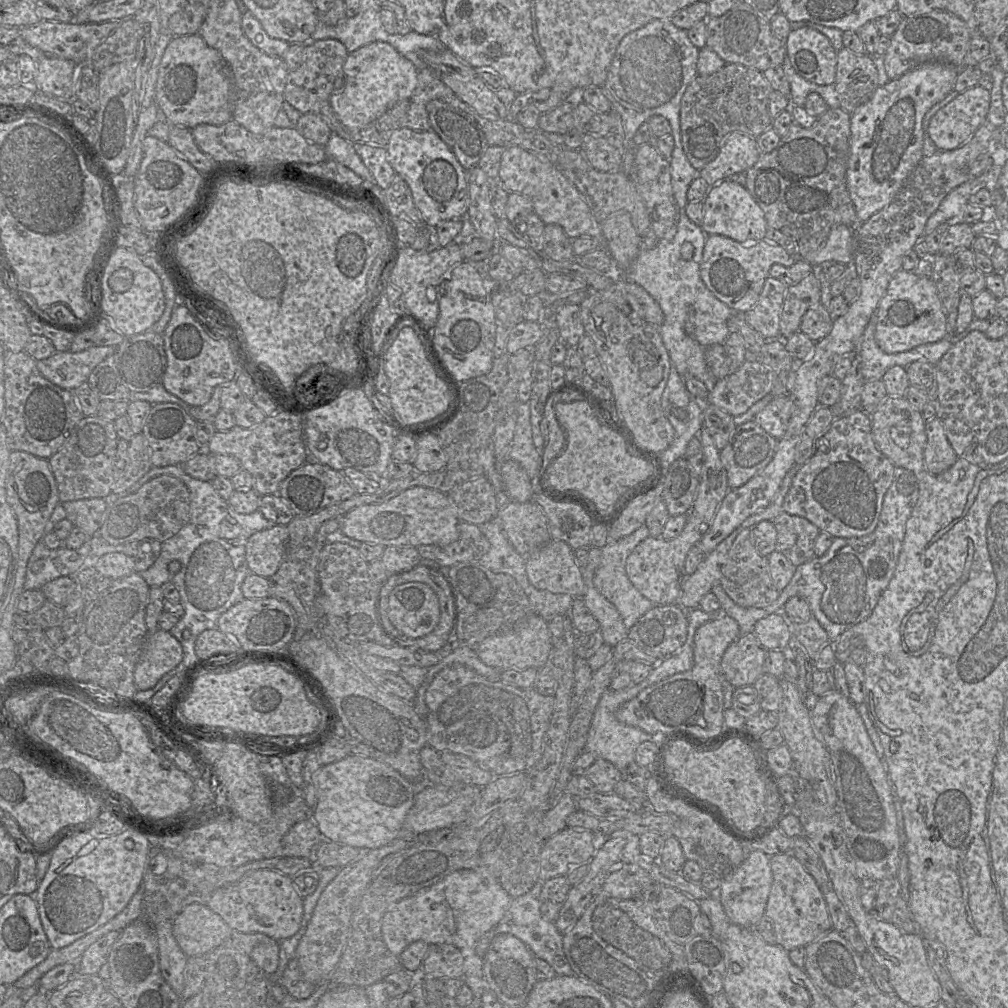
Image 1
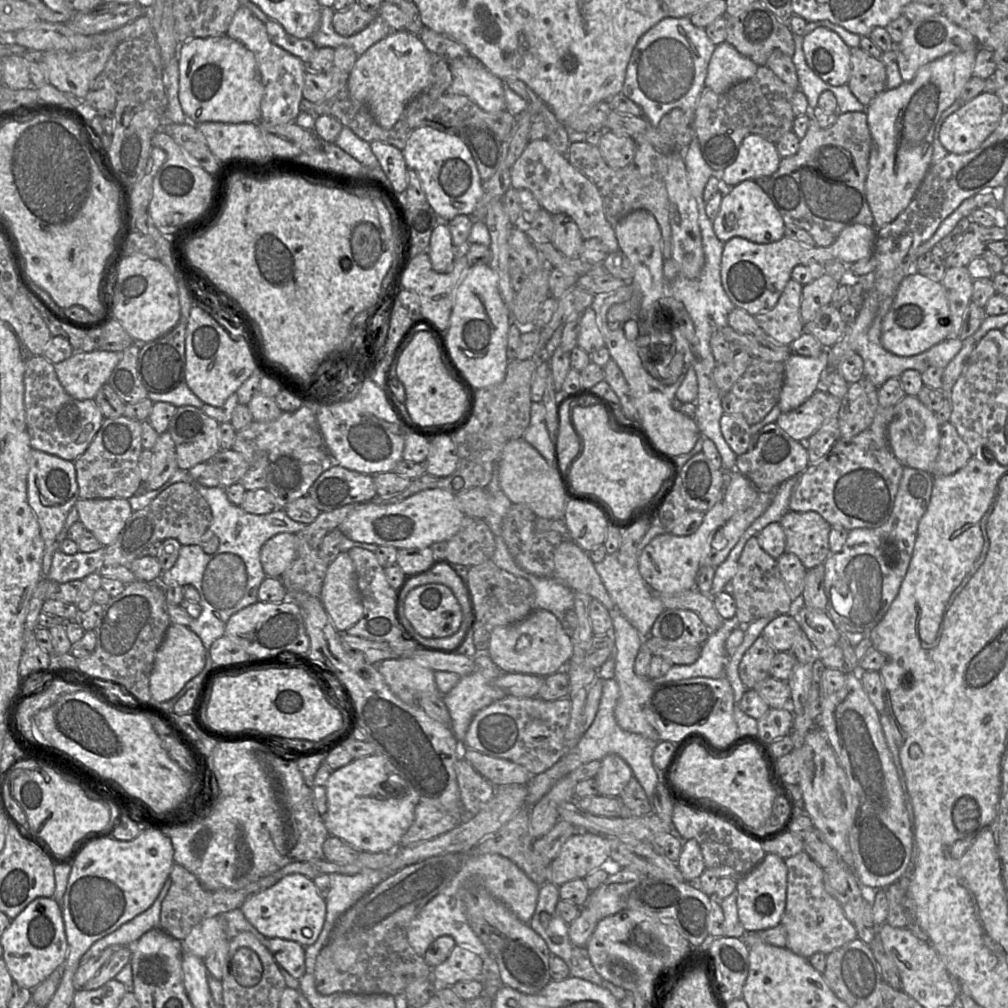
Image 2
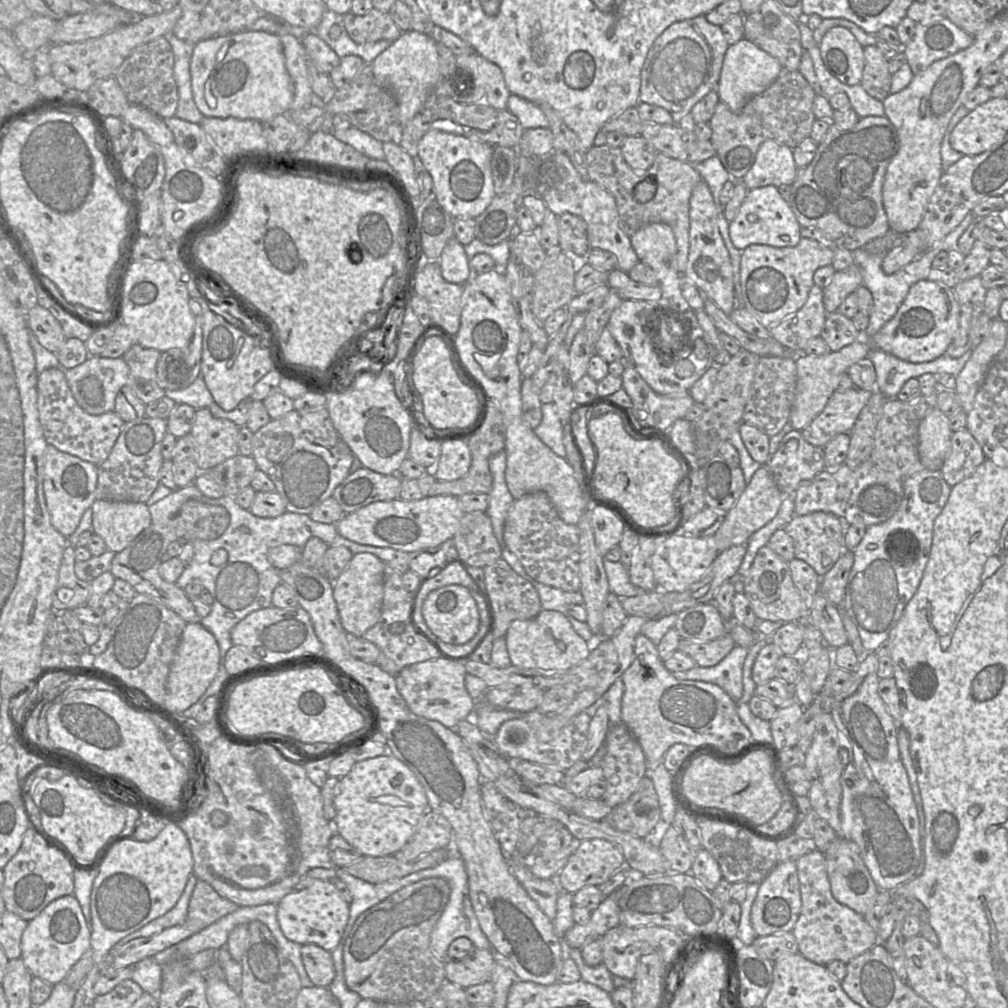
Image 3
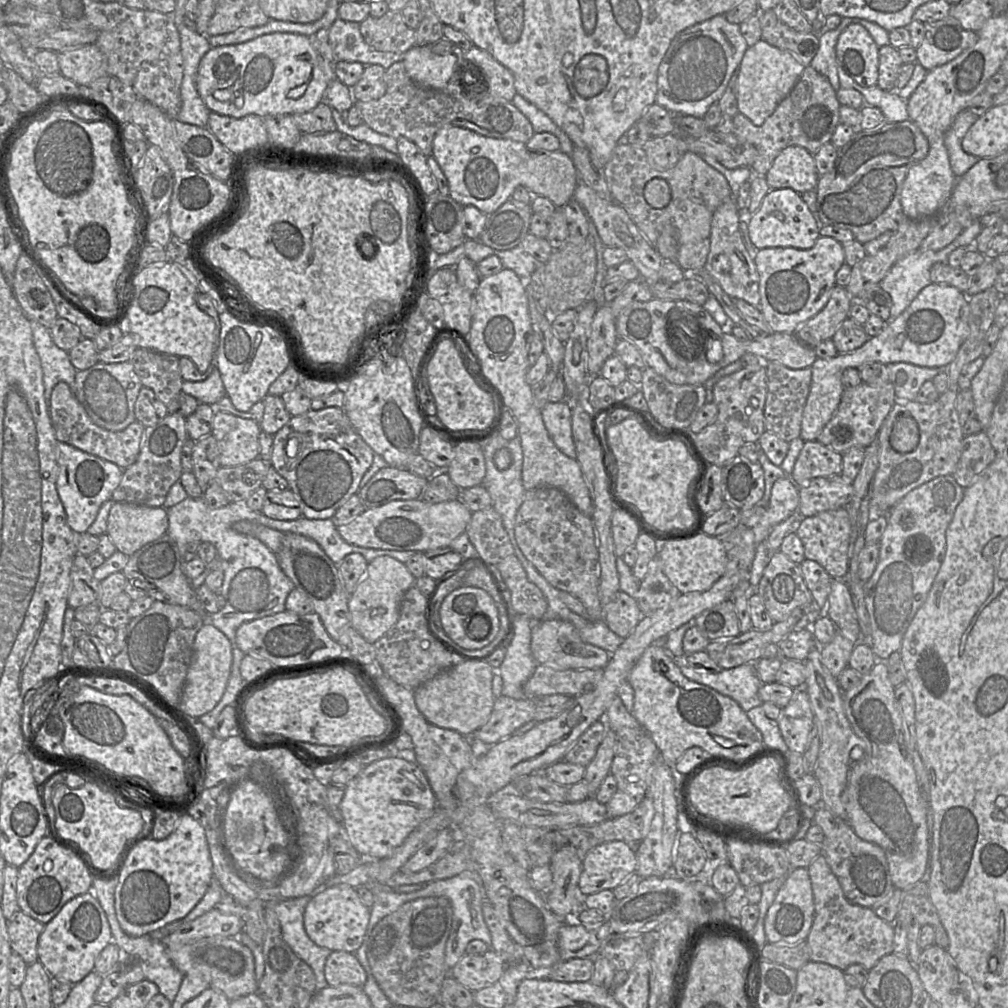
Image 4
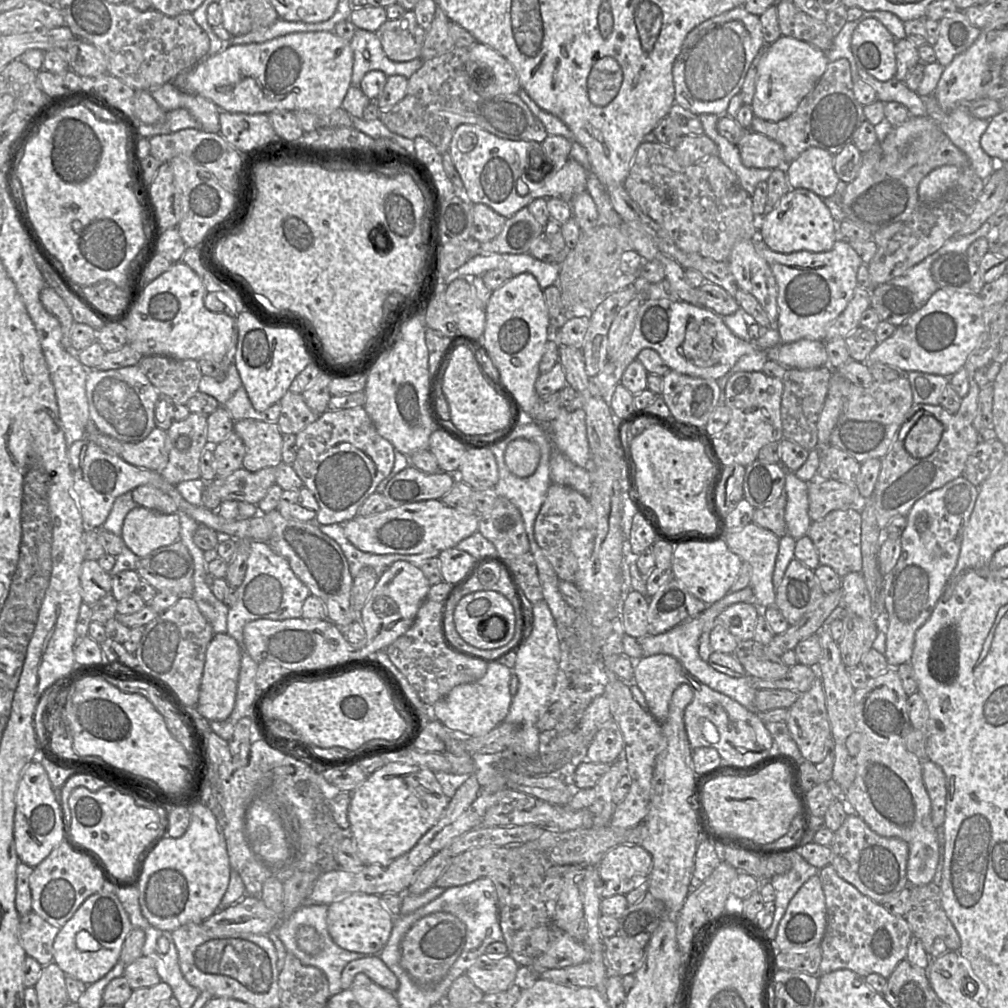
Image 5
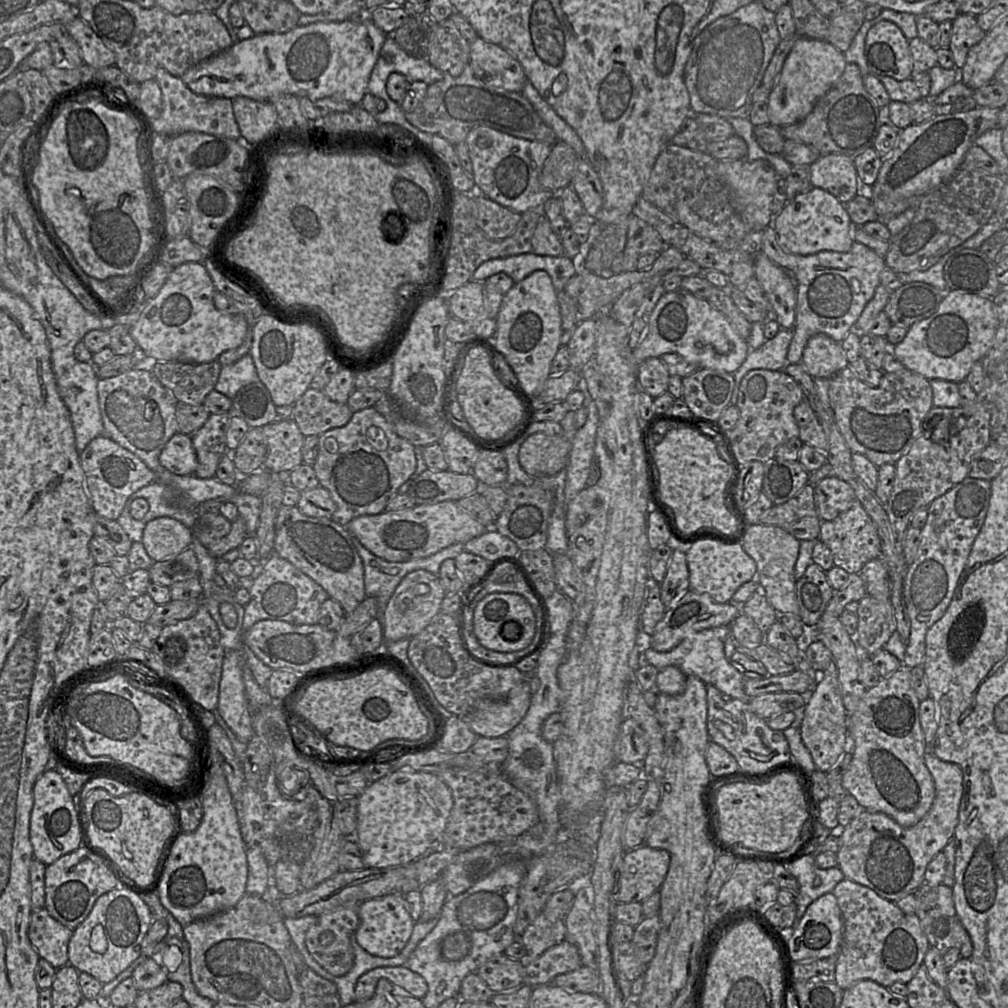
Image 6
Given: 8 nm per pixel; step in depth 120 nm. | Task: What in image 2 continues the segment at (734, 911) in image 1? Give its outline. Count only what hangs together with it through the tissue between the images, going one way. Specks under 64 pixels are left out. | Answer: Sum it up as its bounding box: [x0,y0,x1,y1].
[735,853,787,932]

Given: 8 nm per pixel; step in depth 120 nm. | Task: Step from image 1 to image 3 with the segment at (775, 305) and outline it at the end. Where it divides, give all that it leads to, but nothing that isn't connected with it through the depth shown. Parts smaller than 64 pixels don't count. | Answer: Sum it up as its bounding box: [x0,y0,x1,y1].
[769,285,827,350]

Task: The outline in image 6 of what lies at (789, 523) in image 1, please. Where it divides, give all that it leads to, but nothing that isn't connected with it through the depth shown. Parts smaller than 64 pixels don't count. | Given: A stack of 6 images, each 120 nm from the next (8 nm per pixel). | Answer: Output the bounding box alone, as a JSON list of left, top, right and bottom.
[818,499,881,575]

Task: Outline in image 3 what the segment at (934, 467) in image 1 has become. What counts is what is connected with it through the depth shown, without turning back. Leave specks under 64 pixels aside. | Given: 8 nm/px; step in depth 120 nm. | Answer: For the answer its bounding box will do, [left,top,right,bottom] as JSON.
[940,429,986,487]

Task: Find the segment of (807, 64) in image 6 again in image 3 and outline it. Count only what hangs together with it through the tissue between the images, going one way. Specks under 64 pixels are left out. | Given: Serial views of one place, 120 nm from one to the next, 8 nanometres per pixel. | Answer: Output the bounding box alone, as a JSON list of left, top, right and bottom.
[716,39,782,113]

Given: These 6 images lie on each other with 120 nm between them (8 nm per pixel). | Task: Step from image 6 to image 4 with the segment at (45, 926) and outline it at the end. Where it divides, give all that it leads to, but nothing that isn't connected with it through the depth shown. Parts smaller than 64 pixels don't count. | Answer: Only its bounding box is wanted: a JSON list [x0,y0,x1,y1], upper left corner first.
[7,911,45,965]

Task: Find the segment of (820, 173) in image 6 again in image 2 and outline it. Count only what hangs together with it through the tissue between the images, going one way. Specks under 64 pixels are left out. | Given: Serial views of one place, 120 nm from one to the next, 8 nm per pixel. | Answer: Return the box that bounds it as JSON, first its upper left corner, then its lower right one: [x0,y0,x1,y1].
[714,135,782,186]

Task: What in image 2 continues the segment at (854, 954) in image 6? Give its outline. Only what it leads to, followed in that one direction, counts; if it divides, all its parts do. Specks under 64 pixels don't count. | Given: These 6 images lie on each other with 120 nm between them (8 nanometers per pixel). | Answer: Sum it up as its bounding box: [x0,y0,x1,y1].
[780,851,857,959]

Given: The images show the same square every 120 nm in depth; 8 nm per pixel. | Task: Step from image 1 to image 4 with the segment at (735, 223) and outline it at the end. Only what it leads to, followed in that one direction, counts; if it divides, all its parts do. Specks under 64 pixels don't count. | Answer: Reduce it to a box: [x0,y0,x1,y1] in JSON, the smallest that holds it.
[747,189,821,250]

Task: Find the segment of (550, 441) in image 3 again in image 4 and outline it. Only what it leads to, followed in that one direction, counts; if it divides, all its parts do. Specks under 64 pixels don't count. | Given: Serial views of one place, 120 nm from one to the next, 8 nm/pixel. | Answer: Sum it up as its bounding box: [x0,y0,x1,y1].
[540,401,576,459]

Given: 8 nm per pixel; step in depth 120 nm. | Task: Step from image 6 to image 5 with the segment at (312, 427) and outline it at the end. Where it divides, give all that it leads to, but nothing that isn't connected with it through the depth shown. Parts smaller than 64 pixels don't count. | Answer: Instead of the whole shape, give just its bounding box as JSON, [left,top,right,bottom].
[277,391,321,435]

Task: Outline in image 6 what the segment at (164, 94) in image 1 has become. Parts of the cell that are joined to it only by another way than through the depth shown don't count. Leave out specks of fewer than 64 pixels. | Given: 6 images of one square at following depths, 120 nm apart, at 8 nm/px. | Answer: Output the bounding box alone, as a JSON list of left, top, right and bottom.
[180,20,387,105]

